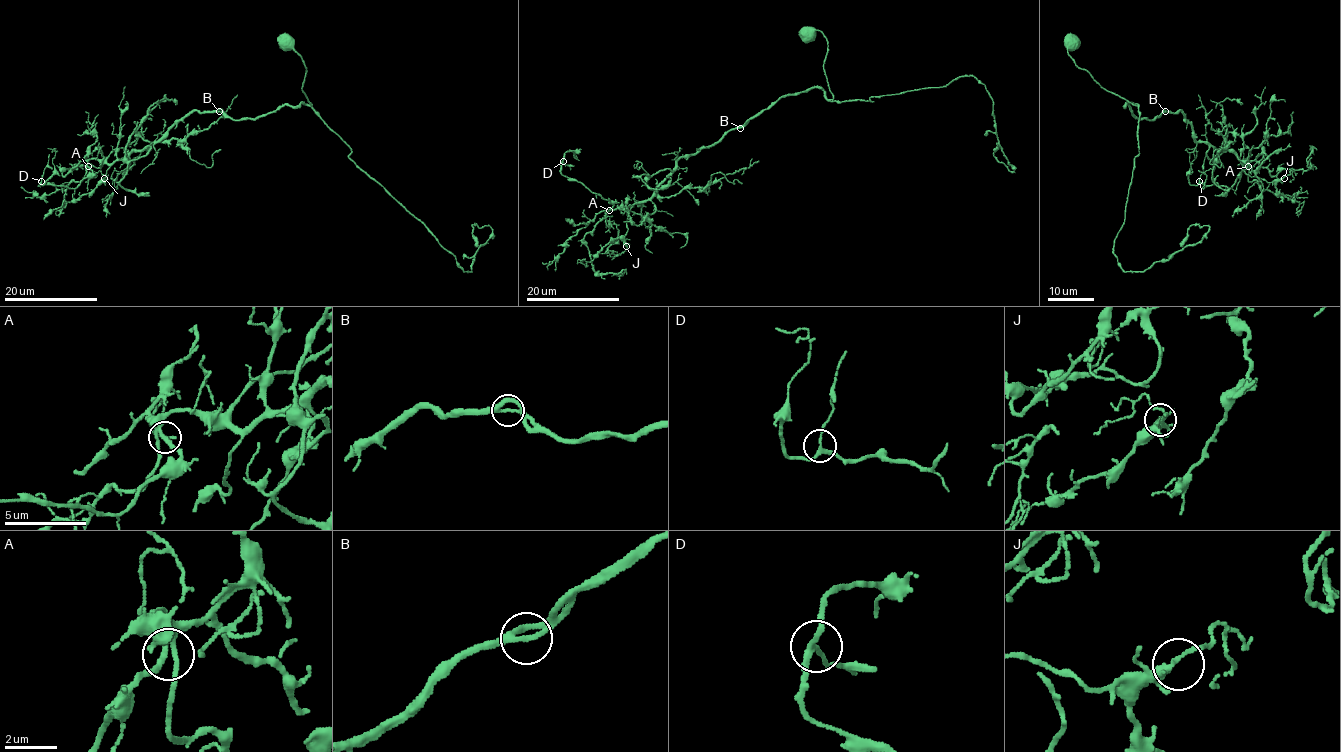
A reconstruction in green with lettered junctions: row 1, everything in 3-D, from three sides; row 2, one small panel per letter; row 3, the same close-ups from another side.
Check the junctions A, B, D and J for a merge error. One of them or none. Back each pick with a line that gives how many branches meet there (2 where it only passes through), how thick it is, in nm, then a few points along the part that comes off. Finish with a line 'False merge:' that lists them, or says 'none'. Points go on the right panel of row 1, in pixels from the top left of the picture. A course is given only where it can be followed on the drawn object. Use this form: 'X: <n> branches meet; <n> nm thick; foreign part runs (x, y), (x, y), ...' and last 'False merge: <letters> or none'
False merge: none

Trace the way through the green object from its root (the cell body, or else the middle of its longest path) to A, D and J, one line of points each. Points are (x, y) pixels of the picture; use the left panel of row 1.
A: (283, 43), (302, 59), (312, 105), (240, 120), (193, 110), (145, 149), (88, 166)
D: (283, 43), (302, 59), (312, 105), (240, 120), (193, 110), (142, 150), (89, 159), (74, 188), (41, 181)
J: (283, 43), (302, 59), (312, 105), (240, 120), (193, 110), (117, 159), (104, 178)

